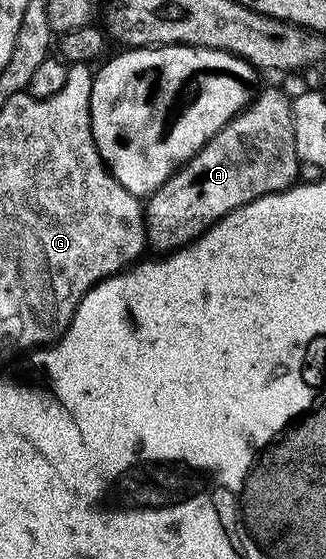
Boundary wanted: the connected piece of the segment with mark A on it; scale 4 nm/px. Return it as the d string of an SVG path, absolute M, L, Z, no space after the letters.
M263 90L256 98L254 95L240 114L233 116L233 120L229 120L229 124L225 124L221 132L212 136L169 180L165 180L165 184L161 184L161 188L149 195L145 202L145 221L147 245L152 251L170 252L188 246L226 214L232 214L237 208L261 196L290 190L300 181L301 163L295 147L291 104L292 99L286 98L279 90Z

